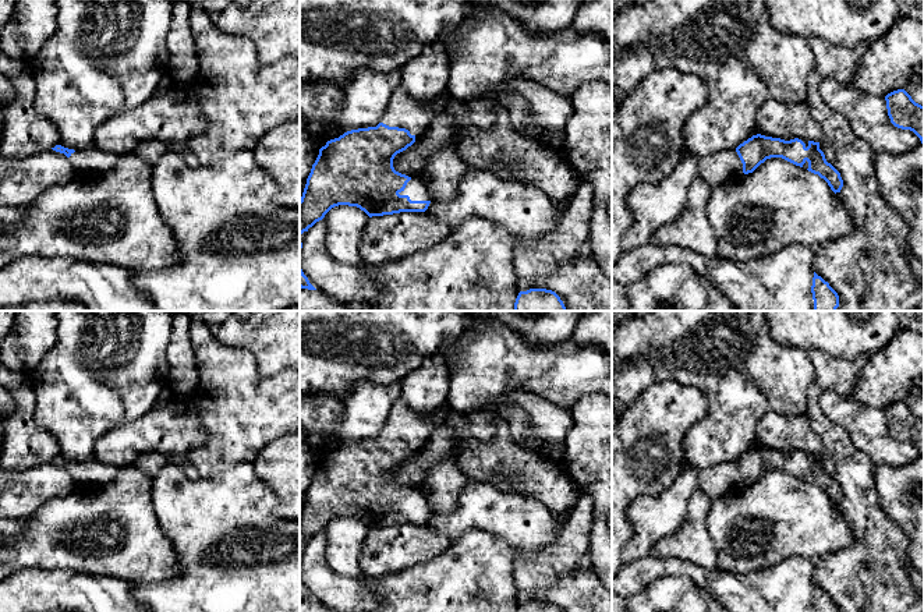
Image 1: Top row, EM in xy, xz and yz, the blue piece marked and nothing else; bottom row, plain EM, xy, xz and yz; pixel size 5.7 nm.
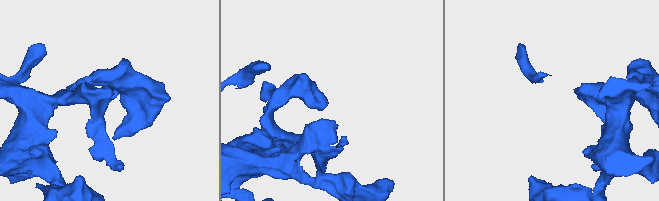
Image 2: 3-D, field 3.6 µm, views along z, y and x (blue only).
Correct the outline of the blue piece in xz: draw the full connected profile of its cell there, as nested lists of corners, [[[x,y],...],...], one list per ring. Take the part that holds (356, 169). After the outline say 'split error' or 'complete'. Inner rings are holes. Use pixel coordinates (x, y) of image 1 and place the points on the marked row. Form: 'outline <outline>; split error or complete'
outline [[[399,85],[376,127],[351,130],[328,141],[319,149],[300,199],[300,236],[339,205],[357,206],[369,217],[400,212],[425,212],[431,198],[424,181],[396,171],[393,159],[415,142],[415,137],[428,127],[435,116],[443,113],[446,98],[442,93],[433,100],[419,102]]]; split error

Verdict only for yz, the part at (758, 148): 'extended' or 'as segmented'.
extended

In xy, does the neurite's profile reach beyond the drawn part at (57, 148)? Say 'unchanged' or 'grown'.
grown

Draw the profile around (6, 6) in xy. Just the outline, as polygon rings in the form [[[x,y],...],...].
[[[0,0],[0,31],[4,28],[10,20],[17,0]]]

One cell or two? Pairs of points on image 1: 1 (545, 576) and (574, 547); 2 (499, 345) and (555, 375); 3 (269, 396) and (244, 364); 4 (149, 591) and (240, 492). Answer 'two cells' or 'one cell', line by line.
1: one cell
2: one cell
3: one cell
4: one cell

